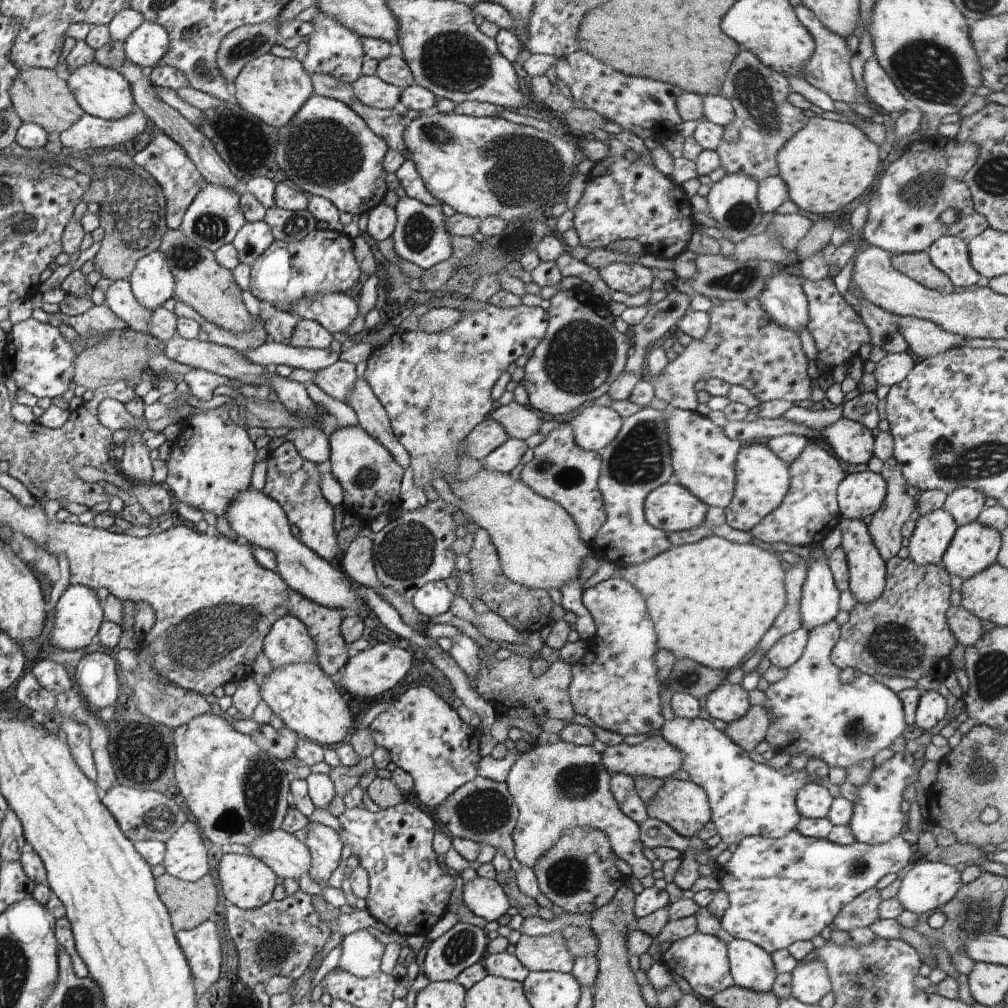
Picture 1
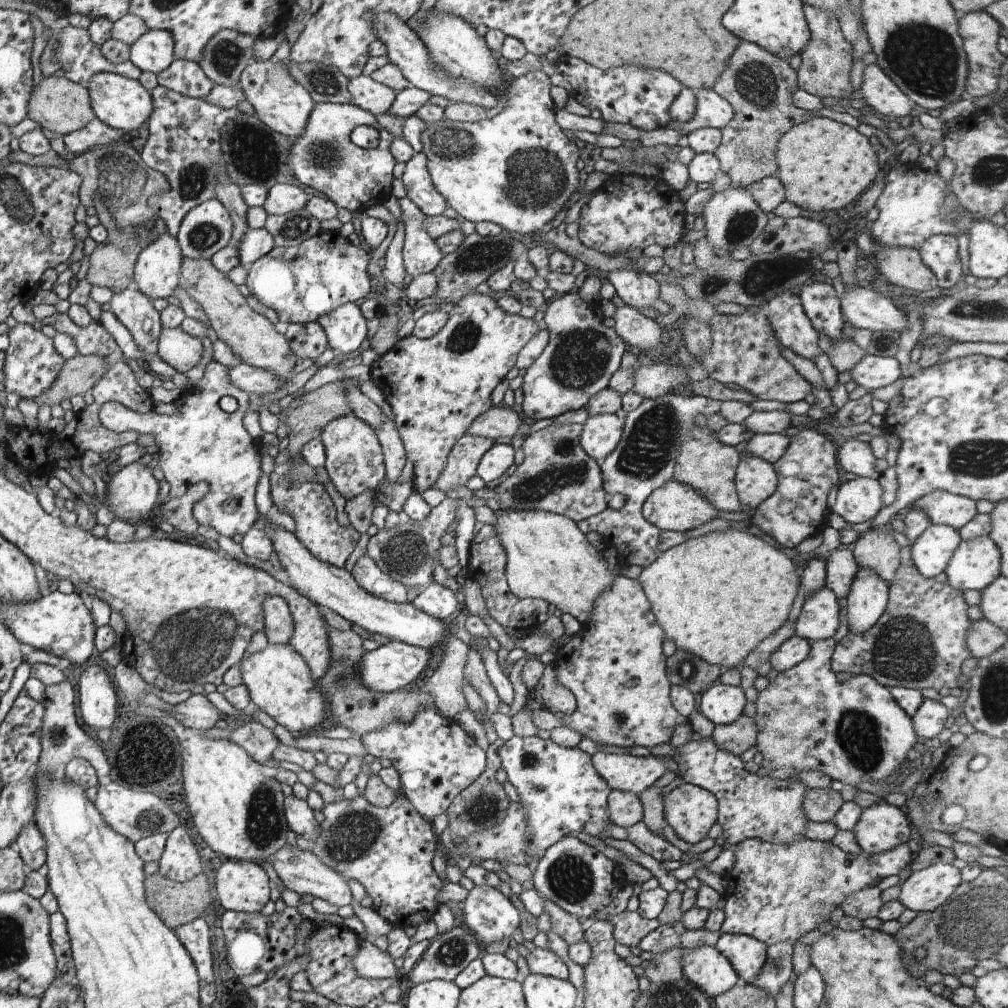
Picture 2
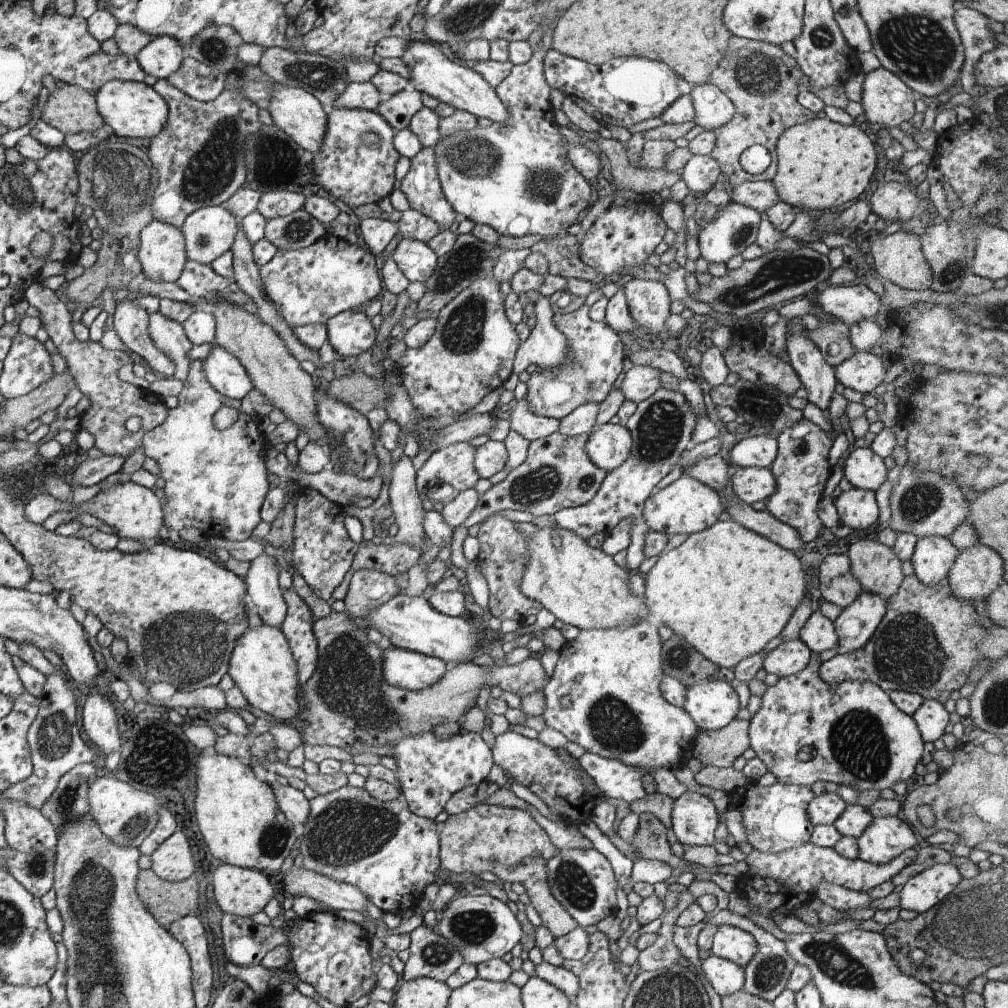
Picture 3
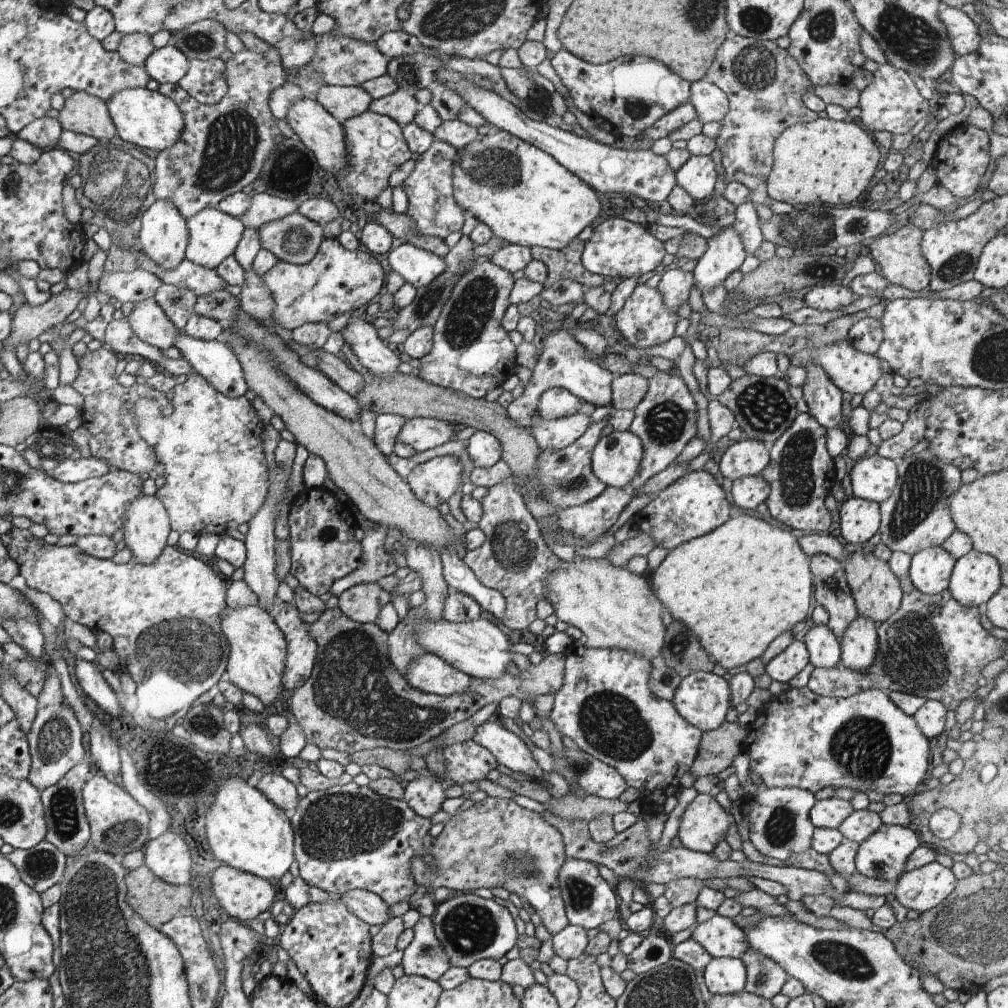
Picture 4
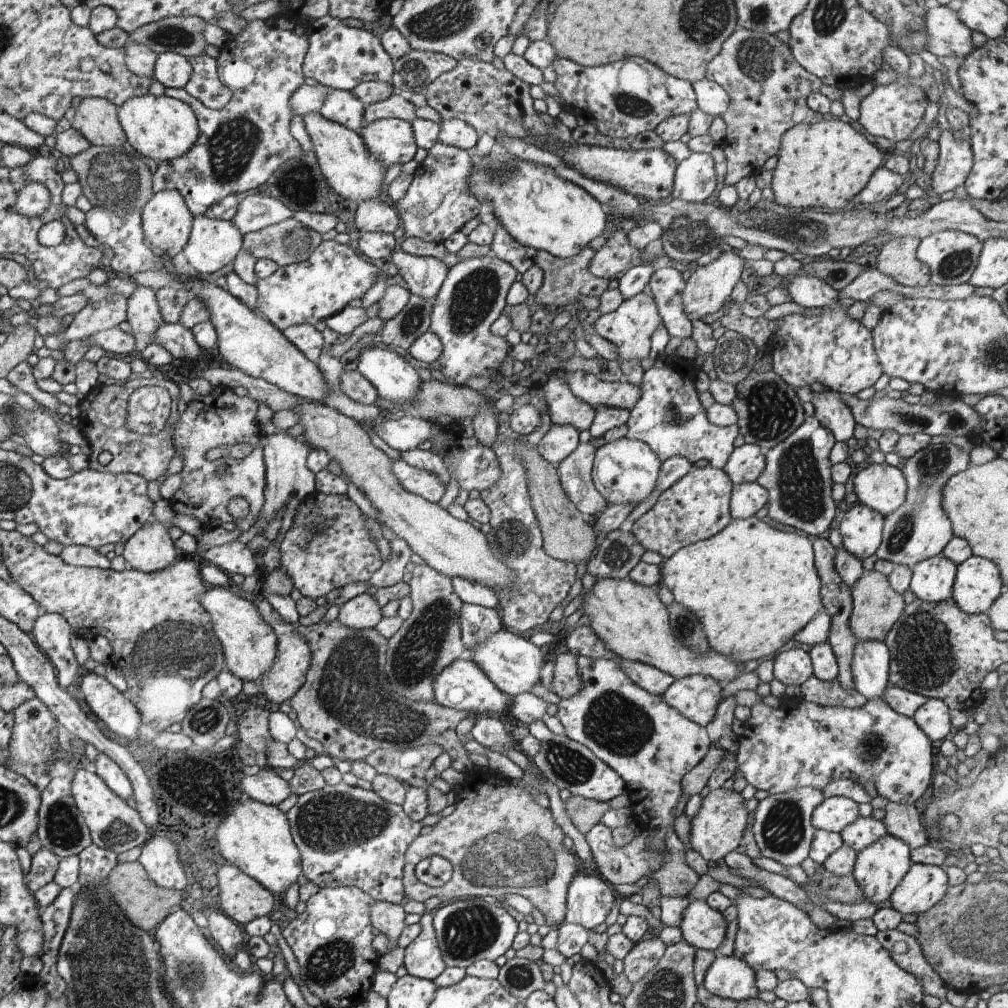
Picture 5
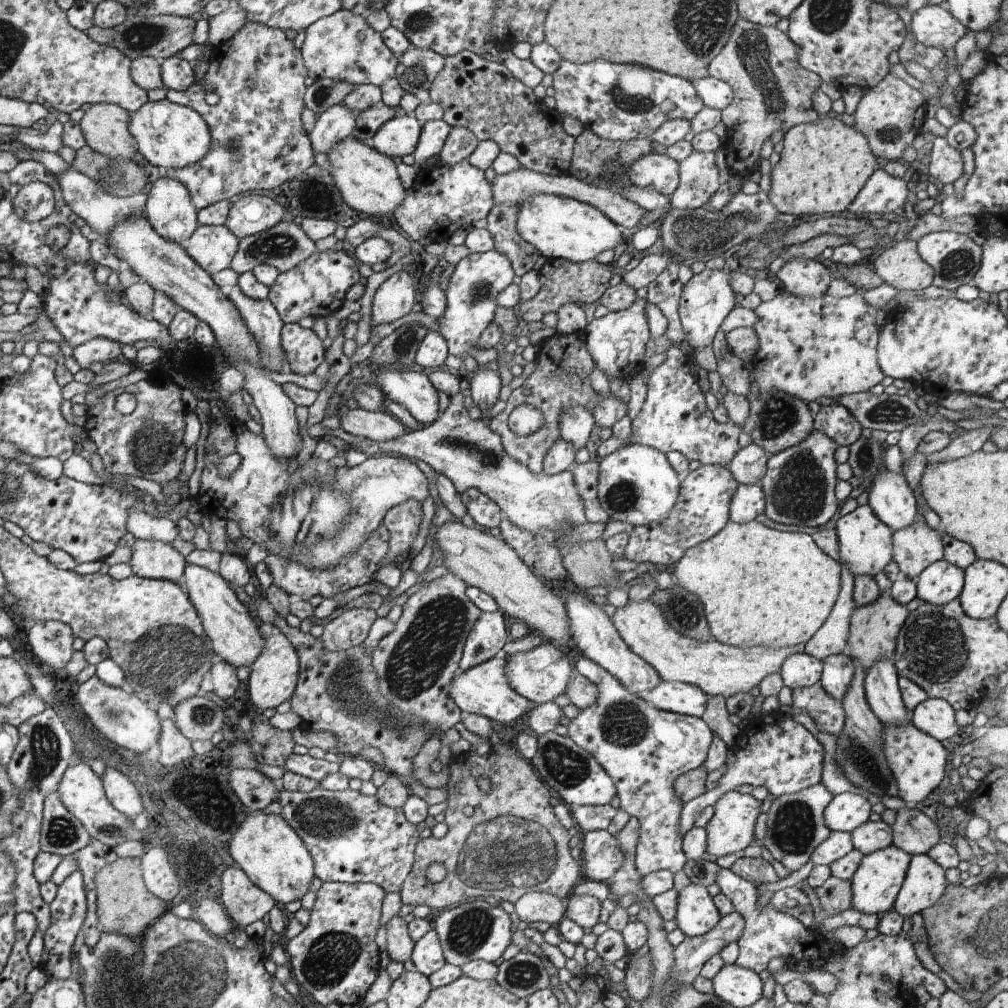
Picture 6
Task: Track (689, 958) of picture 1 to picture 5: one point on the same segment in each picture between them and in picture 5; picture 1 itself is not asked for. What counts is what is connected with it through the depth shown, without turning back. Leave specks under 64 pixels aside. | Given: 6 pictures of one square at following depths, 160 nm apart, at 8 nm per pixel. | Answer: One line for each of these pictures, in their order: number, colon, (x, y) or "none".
2: (705, 966)
3: (725, 977)
4: (724, 975)
5: (728, 977)

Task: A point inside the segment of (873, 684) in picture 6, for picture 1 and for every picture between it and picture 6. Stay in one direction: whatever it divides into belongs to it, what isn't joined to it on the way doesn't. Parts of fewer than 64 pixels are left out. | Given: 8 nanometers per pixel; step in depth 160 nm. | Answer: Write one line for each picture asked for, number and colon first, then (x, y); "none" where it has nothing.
1: (867, 573)
2: (867, 600)
3: (856, 624)
4: (860, 641)
5: (870, 666)

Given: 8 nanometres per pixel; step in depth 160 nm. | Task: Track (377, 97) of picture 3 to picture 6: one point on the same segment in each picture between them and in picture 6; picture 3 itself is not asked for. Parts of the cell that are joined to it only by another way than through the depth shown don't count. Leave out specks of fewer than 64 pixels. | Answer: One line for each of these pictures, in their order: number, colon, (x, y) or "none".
4: (344, 103)
5: (345, 107)
6: (339, 121)

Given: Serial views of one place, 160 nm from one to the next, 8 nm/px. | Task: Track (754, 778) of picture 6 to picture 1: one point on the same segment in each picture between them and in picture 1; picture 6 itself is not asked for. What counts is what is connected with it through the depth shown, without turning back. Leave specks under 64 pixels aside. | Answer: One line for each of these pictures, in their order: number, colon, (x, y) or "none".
1: (817, 714)
2: (856, 731)
3: (806, 731)
4: (799, 739)
5: (799, 744)

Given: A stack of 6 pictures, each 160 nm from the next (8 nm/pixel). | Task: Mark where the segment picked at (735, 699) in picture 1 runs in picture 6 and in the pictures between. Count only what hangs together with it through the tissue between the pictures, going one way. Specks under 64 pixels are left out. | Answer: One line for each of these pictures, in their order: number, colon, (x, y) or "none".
2: (722, 704)
3: (711, 704)
4: (703, 698)
5: (696, 697)
6: (676, 697)

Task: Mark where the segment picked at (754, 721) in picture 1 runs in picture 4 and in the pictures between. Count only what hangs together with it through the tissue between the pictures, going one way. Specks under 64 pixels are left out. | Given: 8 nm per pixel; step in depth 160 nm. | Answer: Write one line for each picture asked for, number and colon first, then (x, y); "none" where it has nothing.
2: (738, 736)
3: (720, 748)
4: (720, 747)

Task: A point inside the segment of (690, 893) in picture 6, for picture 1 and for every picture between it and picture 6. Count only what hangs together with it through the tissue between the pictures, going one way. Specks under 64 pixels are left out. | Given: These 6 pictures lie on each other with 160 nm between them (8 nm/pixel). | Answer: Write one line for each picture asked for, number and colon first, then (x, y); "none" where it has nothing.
1: (752, 968)
2: (747, 955)
3: (731, 943)
4: (719, 936)
5: (702, 927)

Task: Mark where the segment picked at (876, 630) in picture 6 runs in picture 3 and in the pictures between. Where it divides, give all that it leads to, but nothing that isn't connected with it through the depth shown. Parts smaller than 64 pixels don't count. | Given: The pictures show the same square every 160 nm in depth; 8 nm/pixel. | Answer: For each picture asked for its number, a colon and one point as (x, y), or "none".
3: (875, 566)
4: (877, 594)
5: (877, 606)

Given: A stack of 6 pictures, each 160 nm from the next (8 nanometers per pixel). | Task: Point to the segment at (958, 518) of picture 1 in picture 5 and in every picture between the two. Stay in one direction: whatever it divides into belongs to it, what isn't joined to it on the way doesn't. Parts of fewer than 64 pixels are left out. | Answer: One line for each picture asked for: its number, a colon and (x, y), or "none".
2: (942, 507)
3: (927, 504)
4: (916, 515)
5: (918, 529)

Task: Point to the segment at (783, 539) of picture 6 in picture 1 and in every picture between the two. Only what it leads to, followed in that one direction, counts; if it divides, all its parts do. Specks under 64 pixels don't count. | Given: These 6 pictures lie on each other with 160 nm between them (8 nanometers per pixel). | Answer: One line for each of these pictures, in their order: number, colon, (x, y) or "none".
1: (712, 601)
2: (717, 596)
3: (726, 590)
4: (739, 587)
5: (753, 587)

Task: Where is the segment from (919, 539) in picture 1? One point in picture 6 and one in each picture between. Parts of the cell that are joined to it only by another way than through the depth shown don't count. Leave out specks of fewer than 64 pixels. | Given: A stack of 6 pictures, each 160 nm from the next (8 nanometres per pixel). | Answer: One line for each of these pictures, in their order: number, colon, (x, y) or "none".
2: (931, 551)
3: (933, 556)
4: (930, 570)
5: (932, 580)
6: (942, 581)

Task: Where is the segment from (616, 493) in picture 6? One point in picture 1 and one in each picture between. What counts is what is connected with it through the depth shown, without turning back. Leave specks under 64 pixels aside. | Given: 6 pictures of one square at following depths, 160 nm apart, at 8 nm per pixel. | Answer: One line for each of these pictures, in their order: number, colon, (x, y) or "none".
1: (594, 427)
2: (600, 434)
3: (608, 447)
4: (616, 458)
5: (624, 471)

